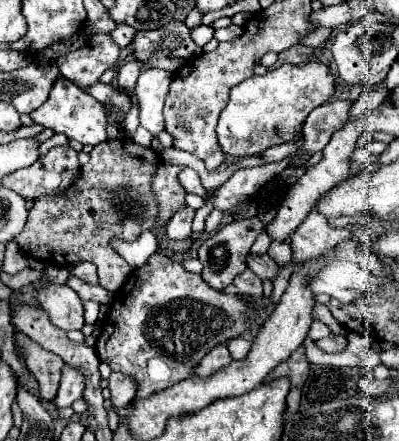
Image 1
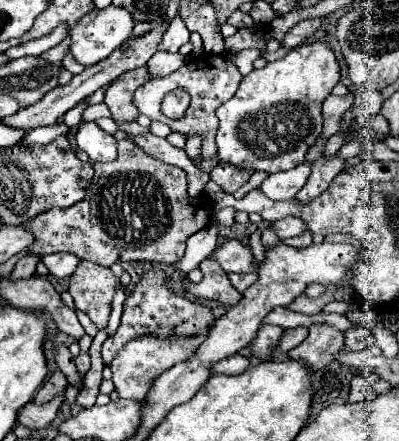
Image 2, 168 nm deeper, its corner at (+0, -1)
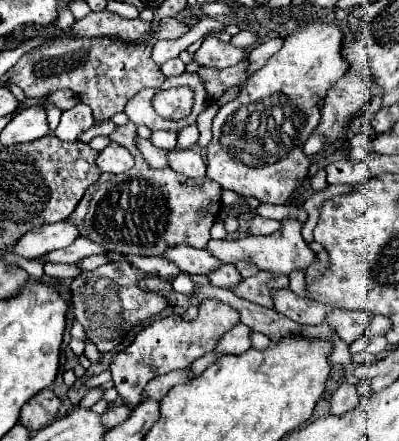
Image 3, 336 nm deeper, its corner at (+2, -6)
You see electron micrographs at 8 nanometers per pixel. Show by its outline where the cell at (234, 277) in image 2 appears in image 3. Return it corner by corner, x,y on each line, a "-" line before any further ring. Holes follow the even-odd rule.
222,264
218,270
208,274
208,278
214,286
222,286
222,288
228,288
228,290
236,288
242,282
242,276
240,276
240,272
236,270
234,264

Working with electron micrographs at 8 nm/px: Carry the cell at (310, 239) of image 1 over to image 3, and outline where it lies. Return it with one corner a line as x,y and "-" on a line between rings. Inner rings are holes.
256,216
252,218
250,222
250,230
252,234
262,234
262,236
268,236
268,234
274,234
278,232
282,226
278,220
268,220
268,218
262,218
262,216

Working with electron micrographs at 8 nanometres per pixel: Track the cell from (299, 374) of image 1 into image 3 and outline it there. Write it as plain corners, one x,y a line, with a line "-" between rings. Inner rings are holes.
334,310
334,314
328,314
326,322
346,344
352,344
360,334
364,334
364,330
370,324
370,318
372,314
364,310

